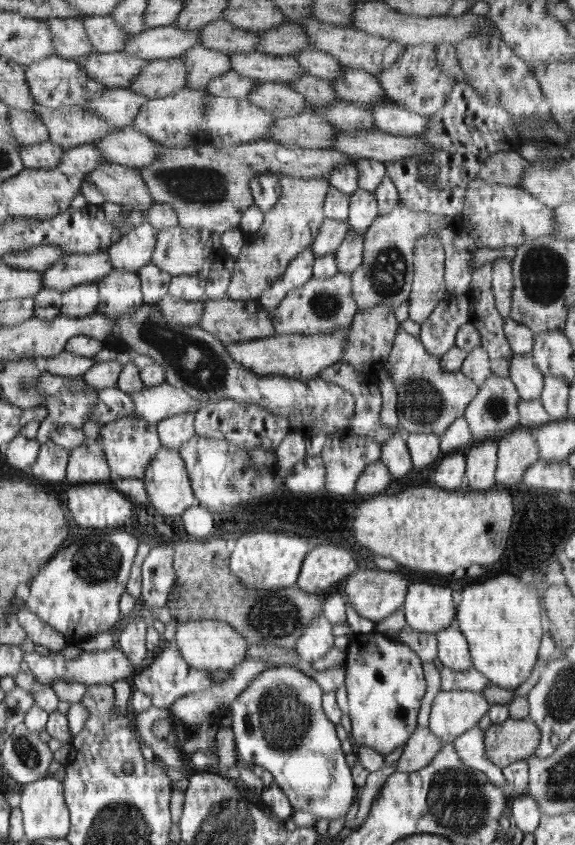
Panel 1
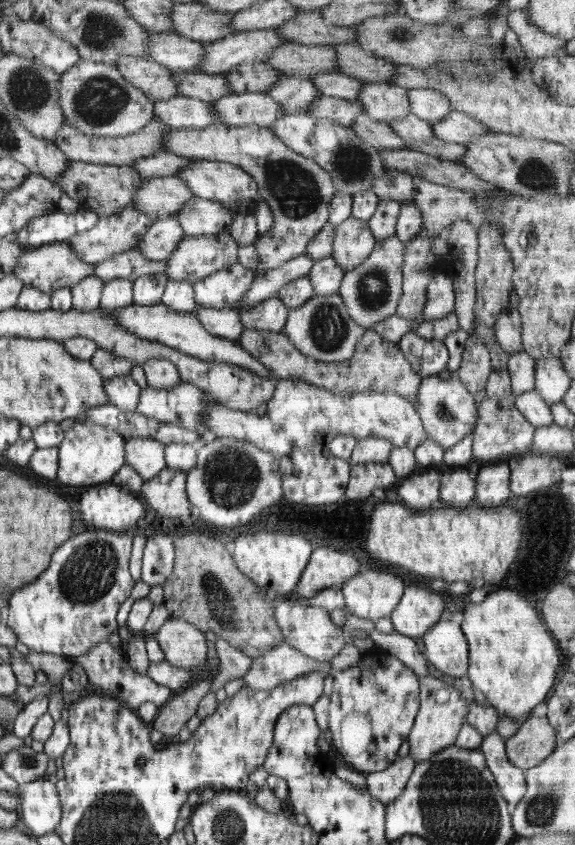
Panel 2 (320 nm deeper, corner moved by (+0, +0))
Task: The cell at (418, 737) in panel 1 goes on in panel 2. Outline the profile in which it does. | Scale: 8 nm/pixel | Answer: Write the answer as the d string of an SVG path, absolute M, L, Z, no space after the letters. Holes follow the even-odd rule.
M409 755L397 758L386 770L367 773L366 789L386 806L402 794L416 765L417 762Z

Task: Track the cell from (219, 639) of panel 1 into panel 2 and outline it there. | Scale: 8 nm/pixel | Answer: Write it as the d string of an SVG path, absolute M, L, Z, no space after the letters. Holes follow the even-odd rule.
M170 618L156 633L156 640L172 666L193 669L206 664L208 643L206 636L196 625L181 619Z

